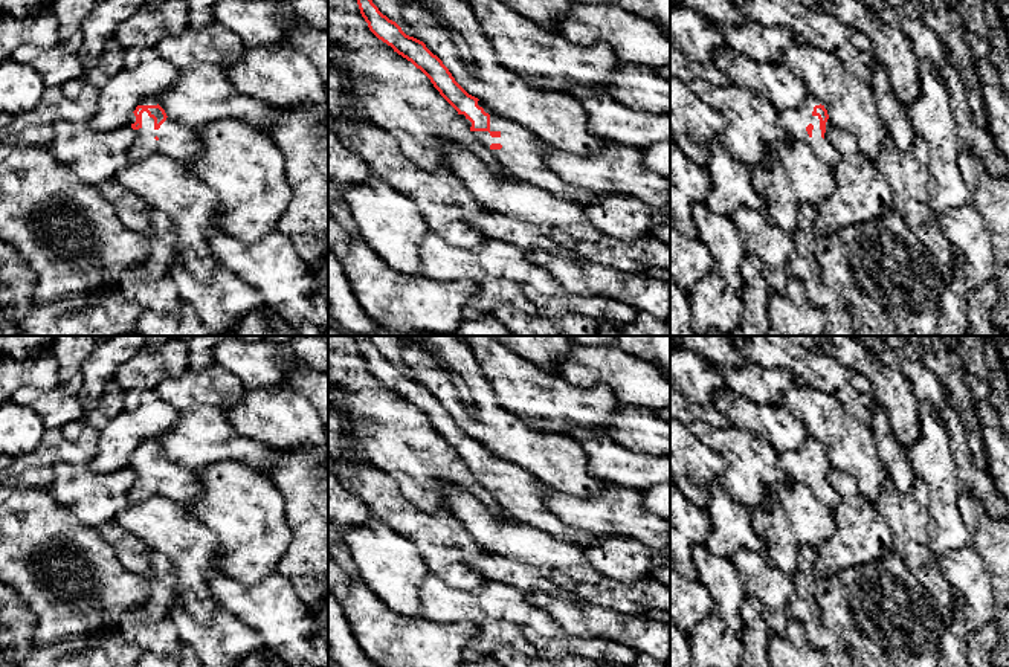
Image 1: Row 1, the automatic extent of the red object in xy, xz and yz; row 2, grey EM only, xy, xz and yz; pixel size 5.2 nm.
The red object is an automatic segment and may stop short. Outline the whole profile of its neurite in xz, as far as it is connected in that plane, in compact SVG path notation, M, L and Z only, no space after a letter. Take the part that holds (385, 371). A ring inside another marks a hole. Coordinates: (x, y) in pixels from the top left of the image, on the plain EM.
M354 336L354 339L369 372L430 421L440 437L458 453L472 476L516 520L580 546L598 540L595 534L560 522L545 502L546 485L524 467L495 456L482 441L469 437L443 403L423 383L406 377L395 363L383 357L368 336Z

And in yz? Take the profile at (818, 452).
M809 437L798 450L777 452L779 467L792 479L792 482L806 485L817 501L829 508L837 508L841 496L829 482L829 473L833 470L827 452L820 443Z

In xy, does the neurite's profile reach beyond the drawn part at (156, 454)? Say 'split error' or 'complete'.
split error

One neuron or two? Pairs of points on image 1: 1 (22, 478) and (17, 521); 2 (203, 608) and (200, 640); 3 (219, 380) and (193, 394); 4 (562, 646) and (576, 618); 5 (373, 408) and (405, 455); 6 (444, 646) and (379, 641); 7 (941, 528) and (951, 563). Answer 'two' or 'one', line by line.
1: two
2: two
3: one
4: two
5: one
6: one
7: two

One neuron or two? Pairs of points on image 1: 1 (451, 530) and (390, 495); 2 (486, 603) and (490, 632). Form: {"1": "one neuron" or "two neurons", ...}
{"1": "one neuron", "2": "two neurons"}

